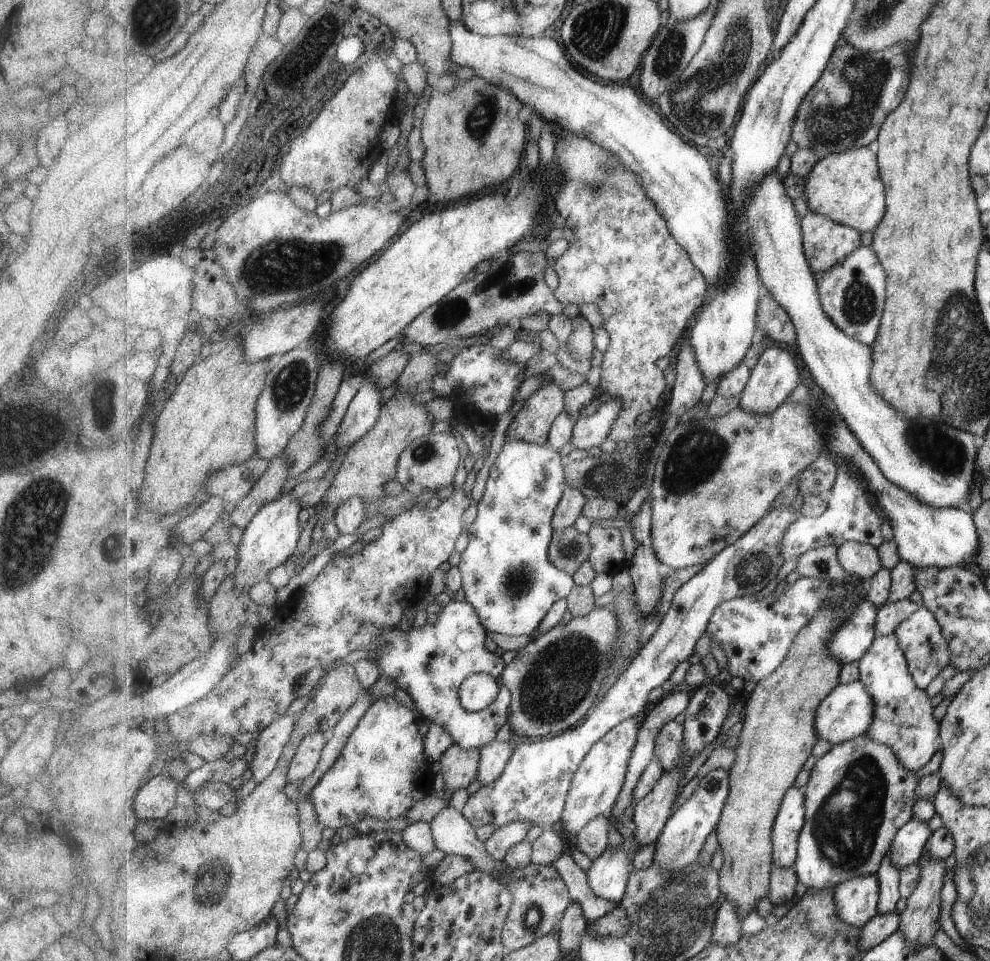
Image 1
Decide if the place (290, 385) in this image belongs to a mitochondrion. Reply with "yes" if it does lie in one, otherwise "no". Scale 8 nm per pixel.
yes

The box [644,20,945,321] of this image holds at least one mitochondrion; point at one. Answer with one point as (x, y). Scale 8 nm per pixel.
(840, 121)

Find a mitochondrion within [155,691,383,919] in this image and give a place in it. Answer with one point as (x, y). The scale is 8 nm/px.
(211, 880)

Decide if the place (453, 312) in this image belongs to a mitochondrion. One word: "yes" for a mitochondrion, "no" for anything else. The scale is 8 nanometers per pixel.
yes

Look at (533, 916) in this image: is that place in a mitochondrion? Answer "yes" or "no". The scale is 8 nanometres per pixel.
yes

